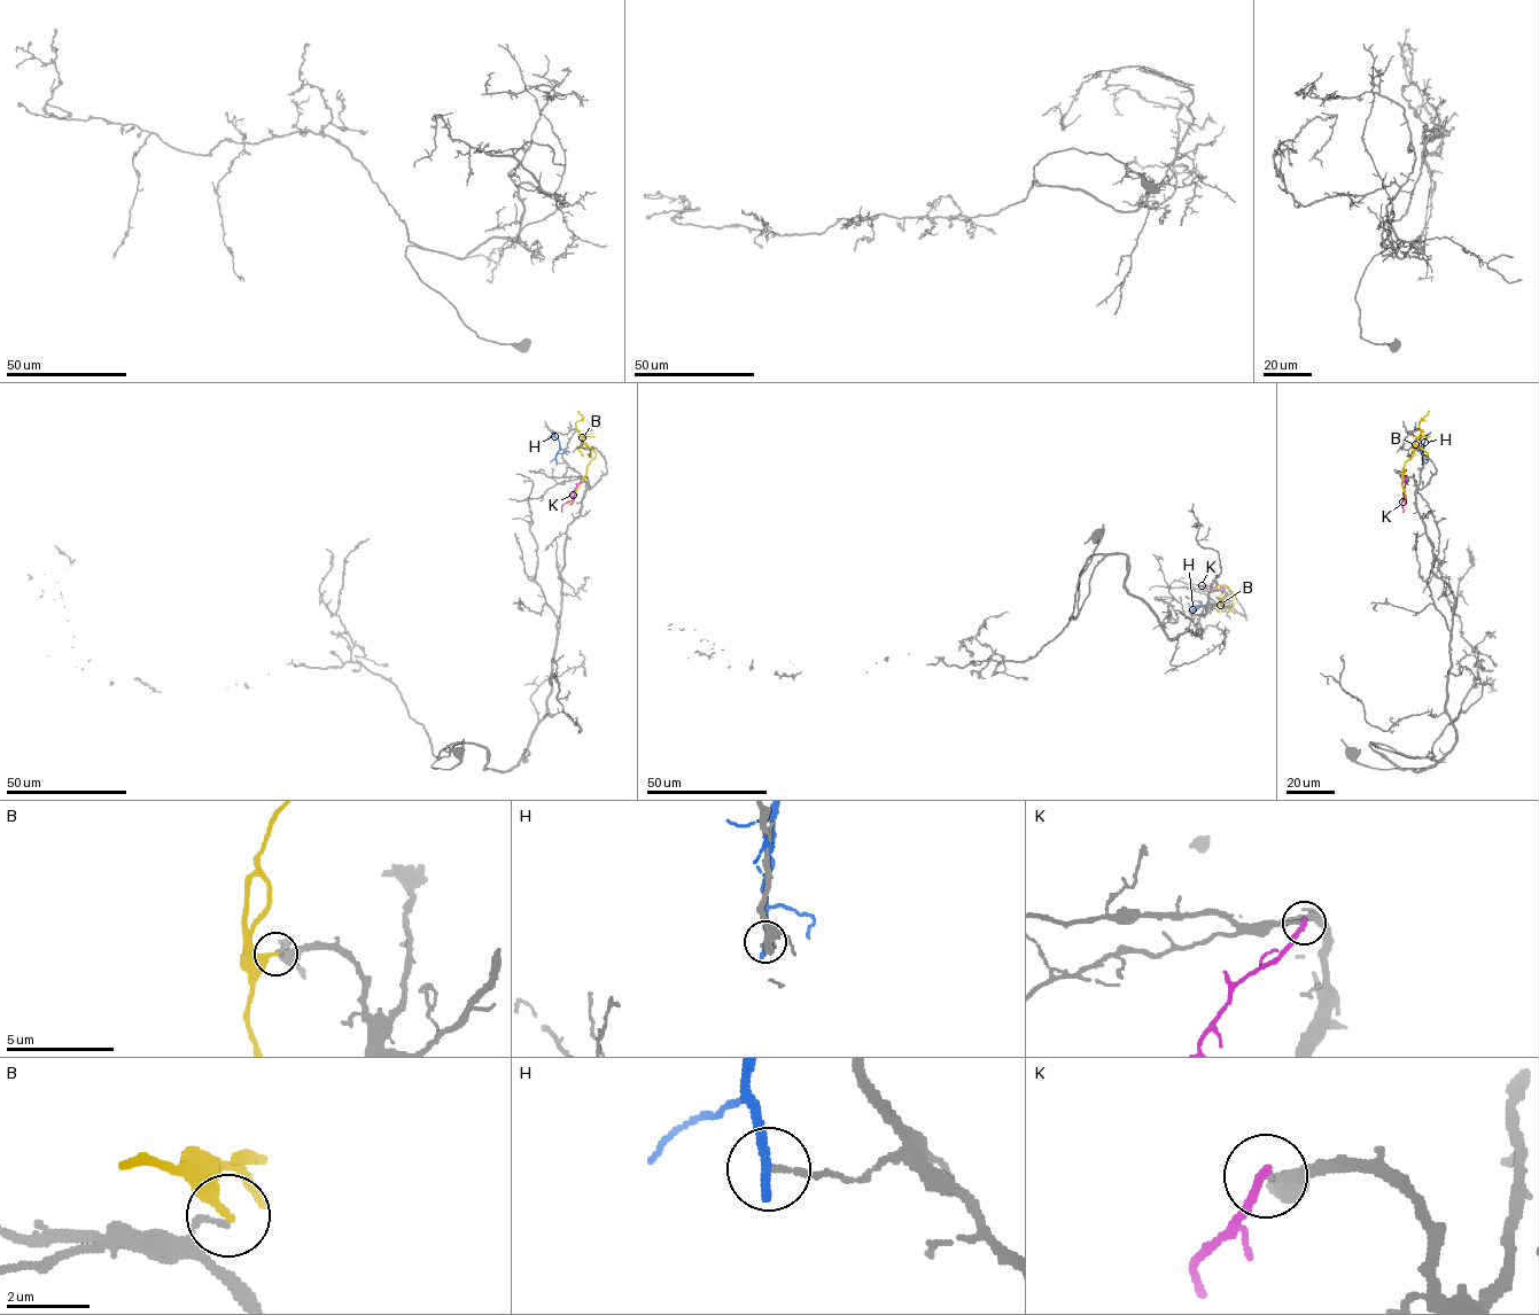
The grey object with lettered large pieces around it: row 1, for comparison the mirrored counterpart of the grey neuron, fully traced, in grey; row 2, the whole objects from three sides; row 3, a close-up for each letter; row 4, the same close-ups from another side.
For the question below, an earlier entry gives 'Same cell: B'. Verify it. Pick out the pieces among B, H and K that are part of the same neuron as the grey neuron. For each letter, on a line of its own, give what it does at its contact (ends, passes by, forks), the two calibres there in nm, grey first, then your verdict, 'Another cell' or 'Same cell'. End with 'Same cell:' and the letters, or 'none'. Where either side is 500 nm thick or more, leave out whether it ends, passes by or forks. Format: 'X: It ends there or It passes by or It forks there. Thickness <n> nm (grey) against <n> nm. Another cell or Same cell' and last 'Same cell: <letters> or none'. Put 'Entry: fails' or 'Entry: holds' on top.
Entry: fails
B: It ends there. Thickness 120 nm (grey) against 300 nm. Another cell
H: It ends there. Thickness 110 nm (grey) against 320 nm. Another cell
K: It ends there. Thickness 120 nm (grey) against 220 nm. Another cell
Same cell: none

